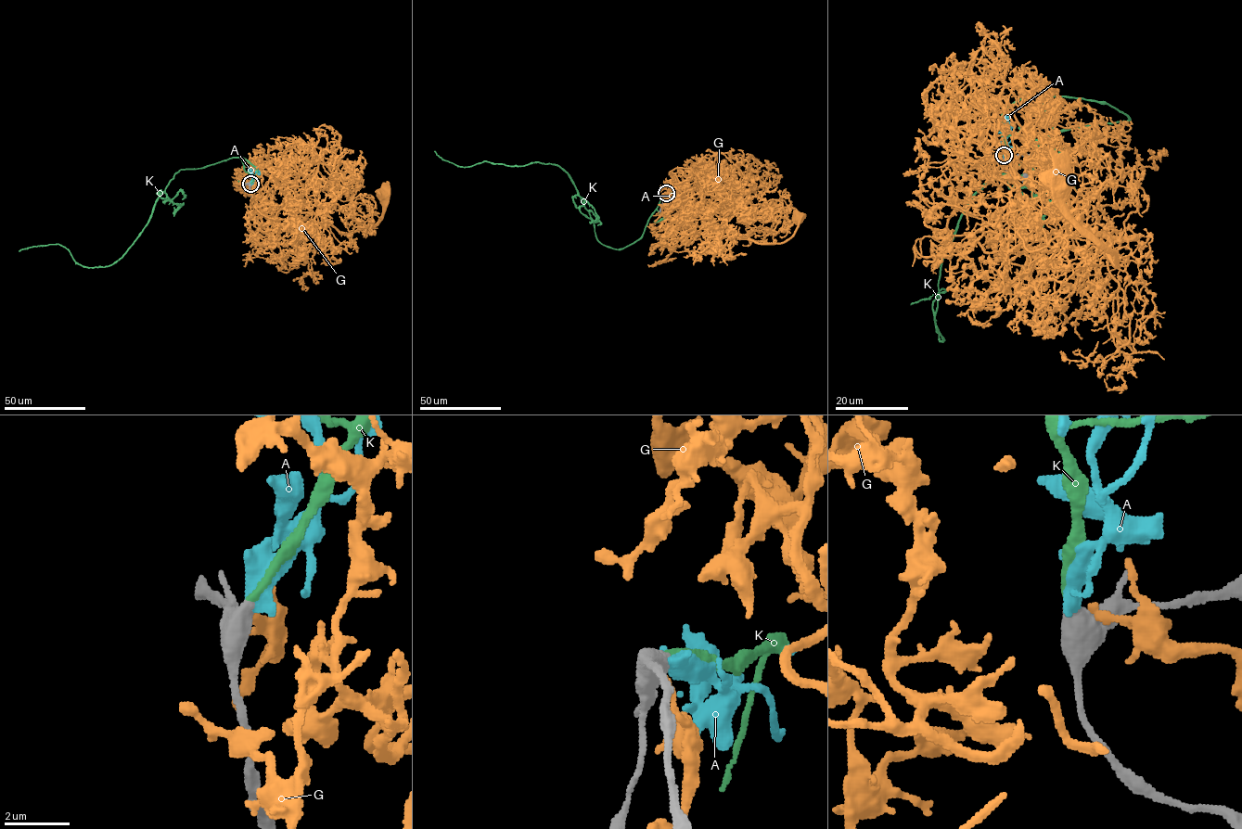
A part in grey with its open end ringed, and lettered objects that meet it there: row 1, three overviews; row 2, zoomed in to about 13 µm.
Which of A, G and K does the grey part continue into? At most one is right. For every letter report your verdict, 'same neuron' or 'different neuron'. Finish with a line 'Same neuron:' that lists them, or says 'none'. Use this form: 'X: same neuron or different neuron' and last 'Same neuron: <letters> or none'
A: different neuron
G: different neuron
K: same neuron
Same neuron: K

